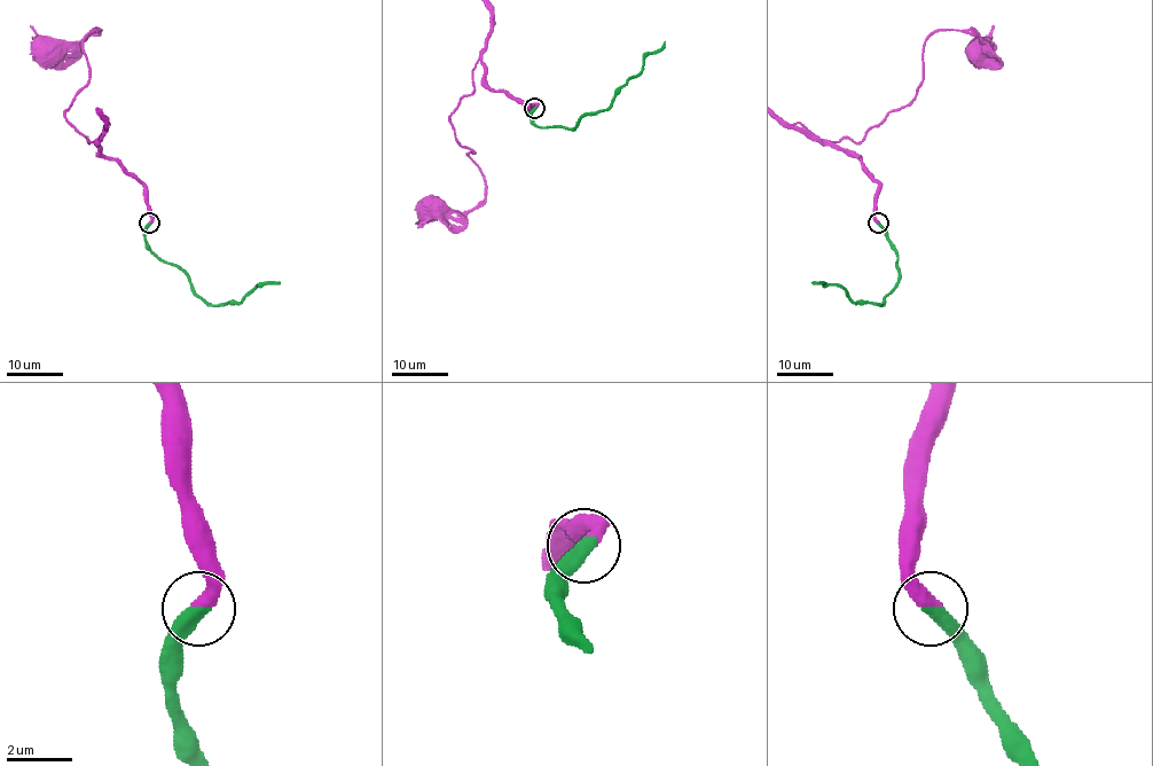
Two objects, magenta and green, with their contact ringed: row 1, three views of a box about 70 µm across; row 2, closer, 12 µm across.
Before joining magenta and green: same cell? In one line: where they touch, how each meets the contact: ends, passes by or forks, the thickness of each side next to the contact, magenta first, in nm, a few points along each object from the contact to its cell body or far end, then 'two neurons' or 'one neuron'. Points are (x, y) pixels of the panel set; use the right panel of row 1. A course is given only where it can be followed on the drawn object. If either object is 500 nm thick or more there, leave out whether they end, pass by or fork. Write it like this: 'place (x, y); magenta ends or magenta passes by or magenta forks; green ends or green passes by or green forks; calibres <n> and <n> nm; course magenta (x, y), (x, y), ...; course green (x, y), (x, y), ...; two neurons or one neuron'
place (878, 223); magenta ends; green ends; calibres 440 and 480 nm; course magenta (877, 221), (879, 185), (831, 142), (859, 142), (915, 98), (924, 43), (940, 30), (970, 30), (978, 51); course green (877, 224), (897, 255), (899, 278), (881, 304), (855, 303), (839, 286), (810, 282); one neuron

